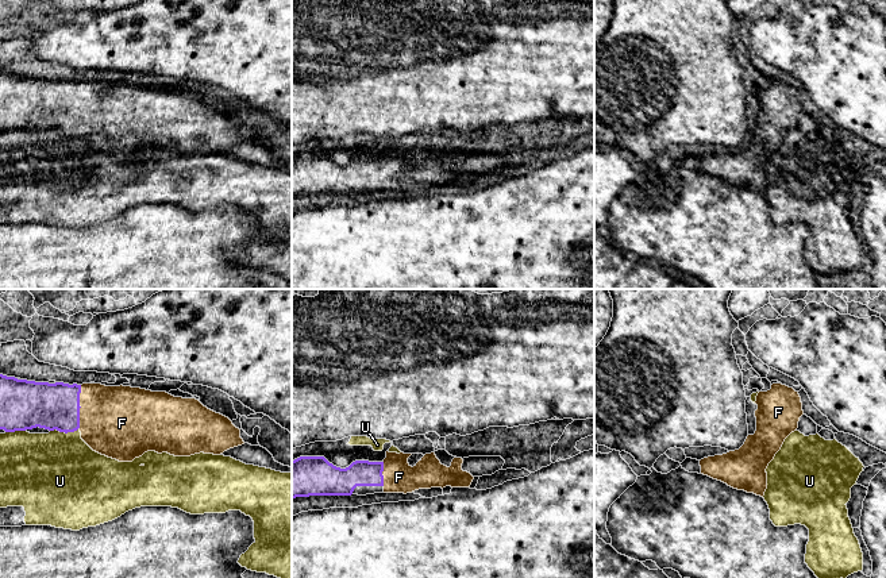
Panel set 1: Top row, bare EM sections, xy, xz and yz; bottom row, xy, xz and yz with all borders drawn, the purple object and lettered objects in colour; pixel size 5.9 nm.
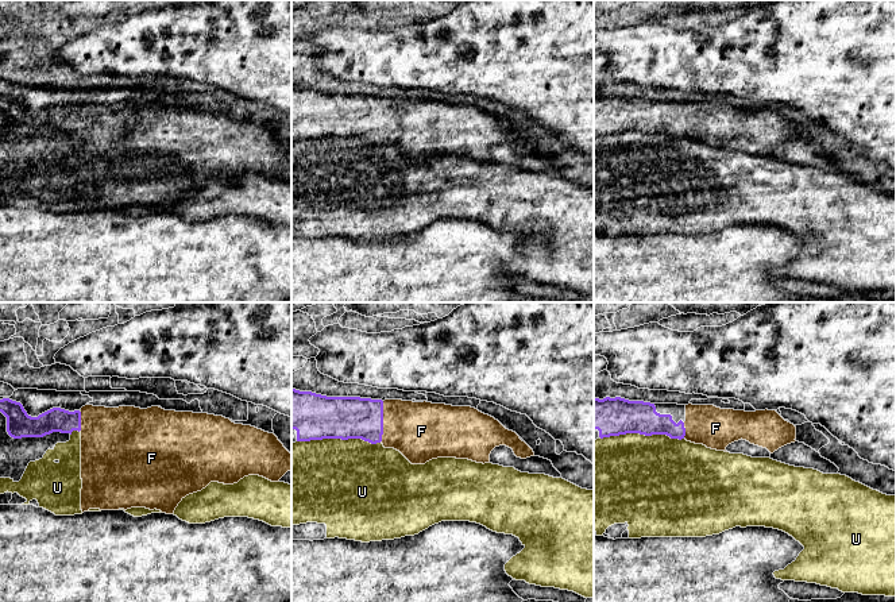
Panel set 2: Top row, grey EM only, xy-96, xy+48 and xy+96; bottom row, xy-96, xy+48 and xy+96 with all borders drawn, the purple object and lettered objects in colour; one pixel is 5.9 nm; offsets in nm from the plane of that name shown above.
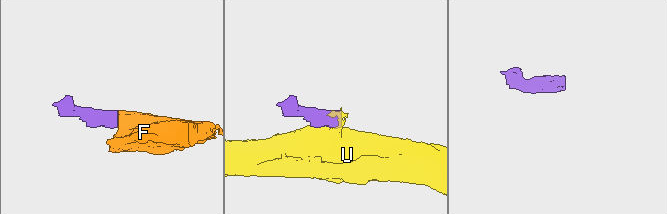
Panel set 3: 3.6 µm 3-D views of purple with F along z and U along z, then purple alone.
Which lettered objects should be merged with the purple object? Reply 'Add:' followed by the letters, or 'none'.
Add: F

